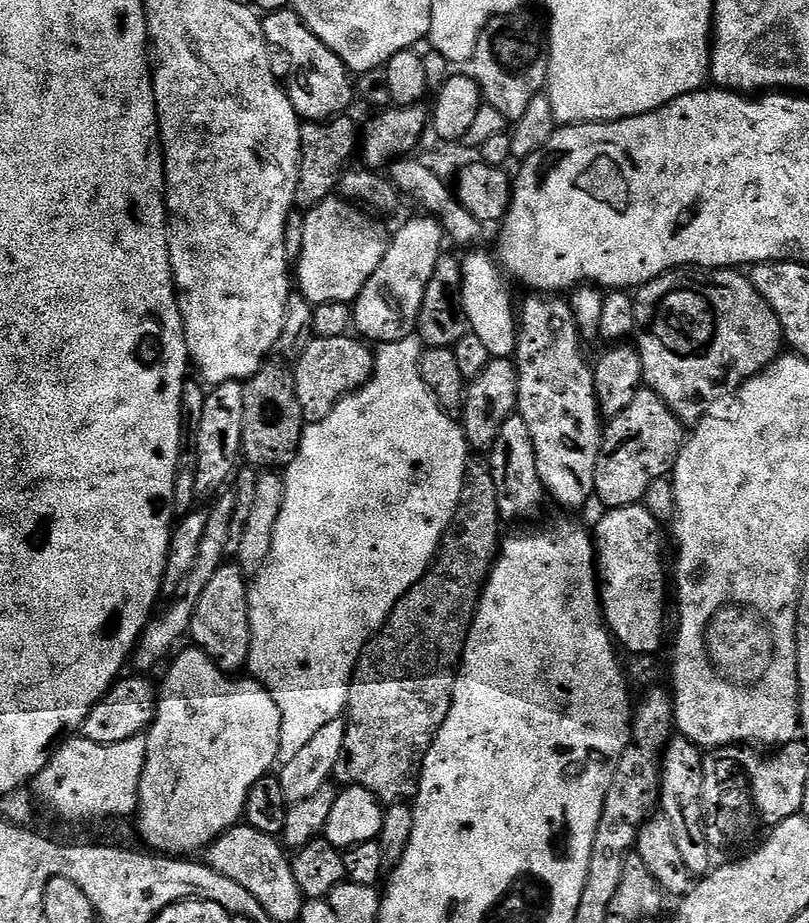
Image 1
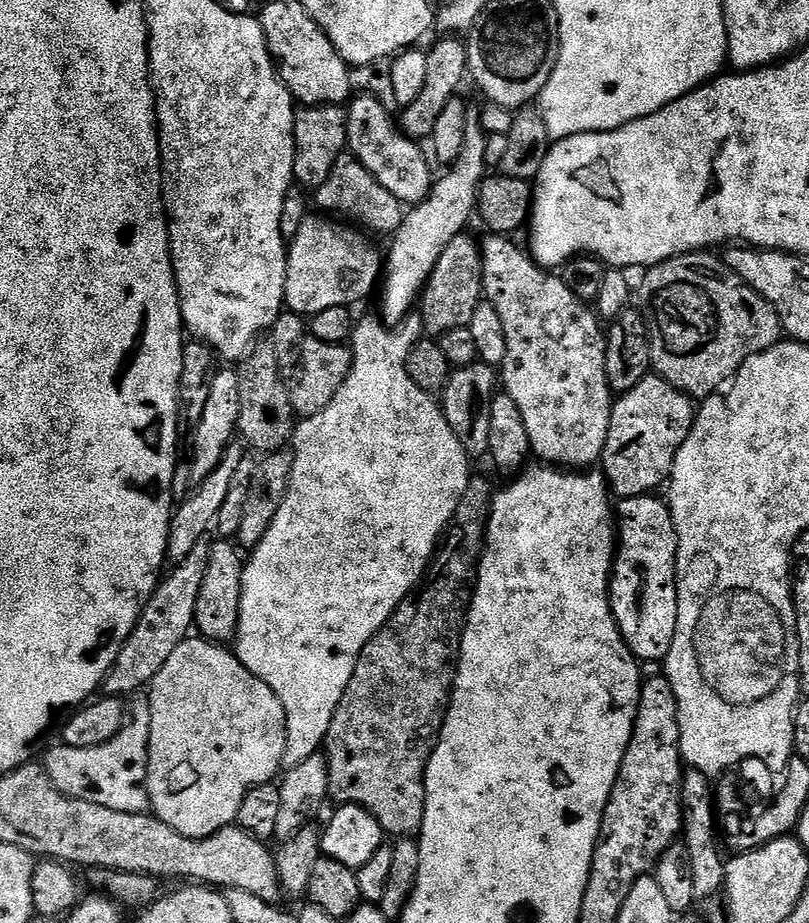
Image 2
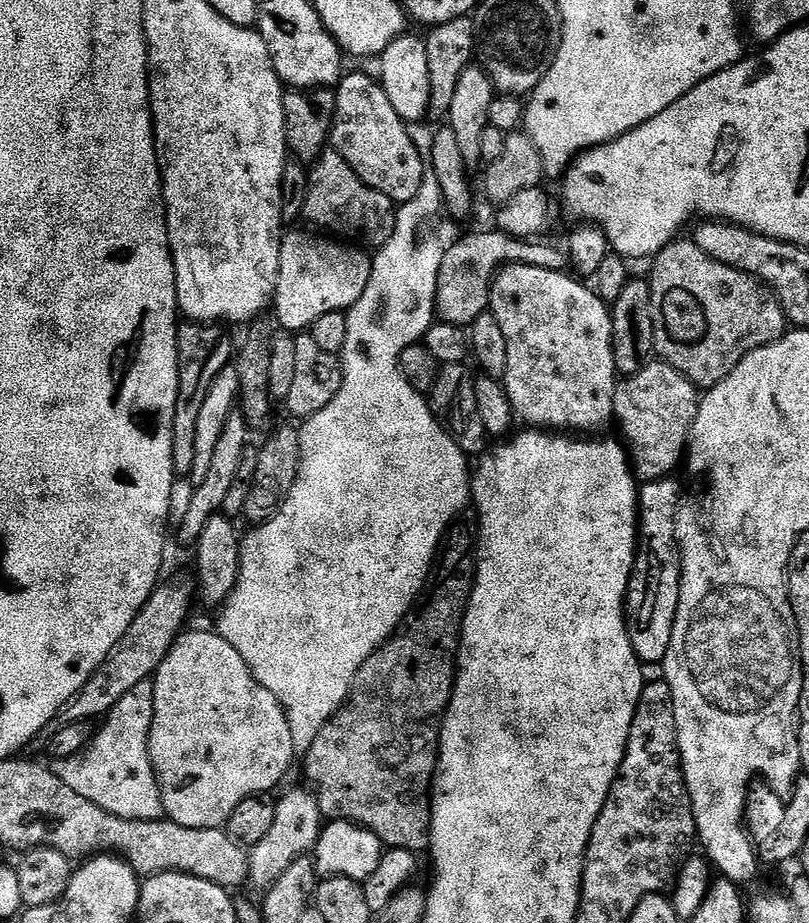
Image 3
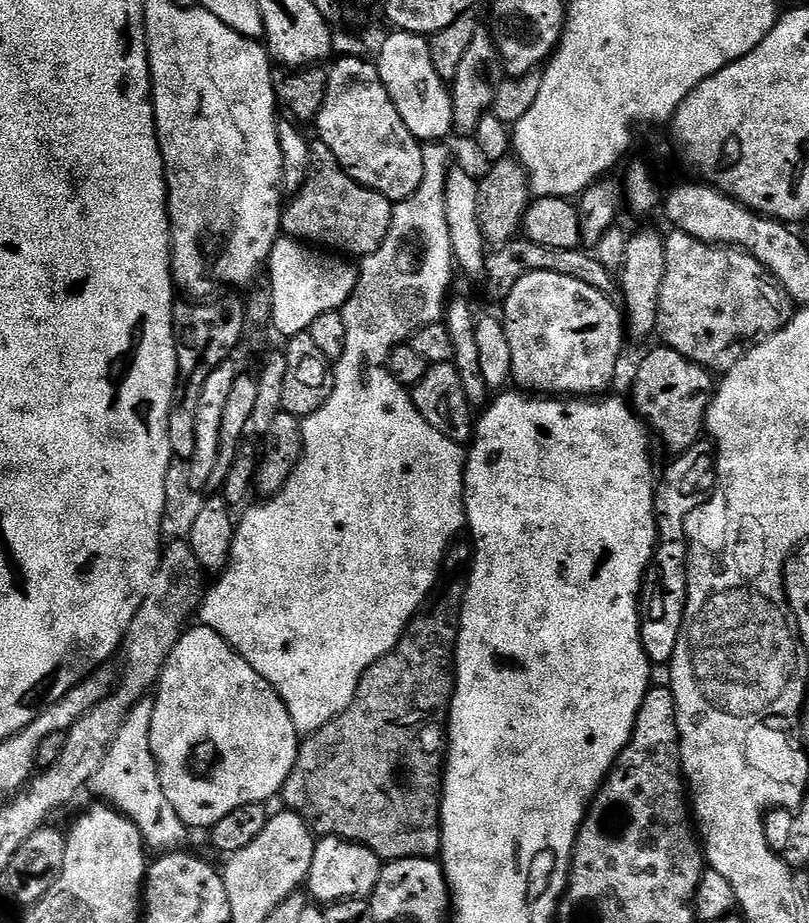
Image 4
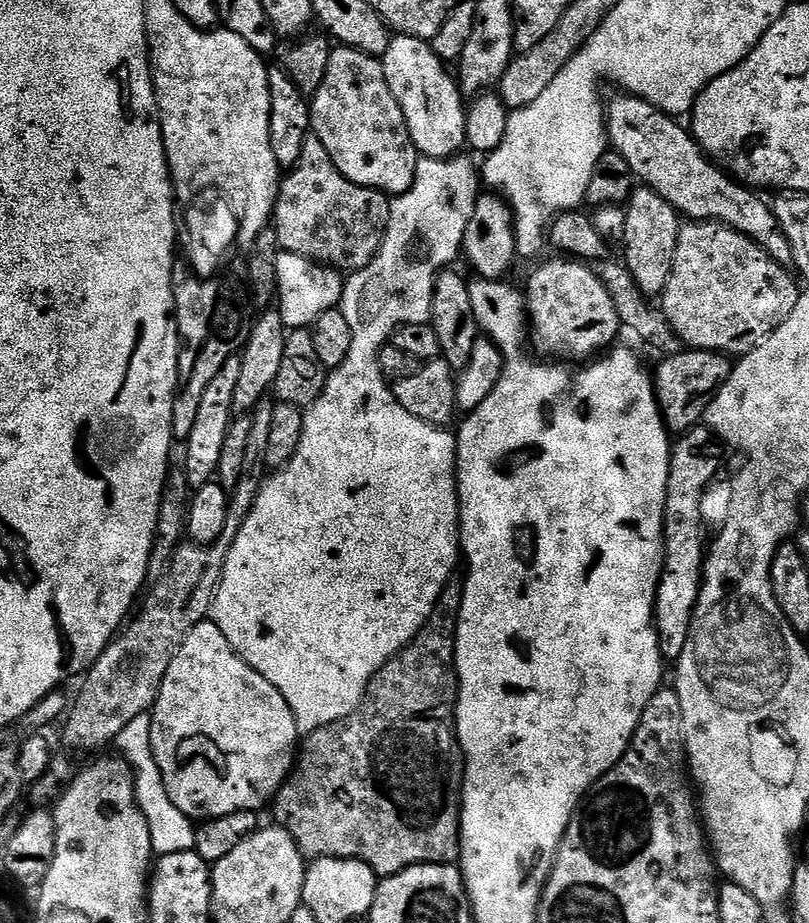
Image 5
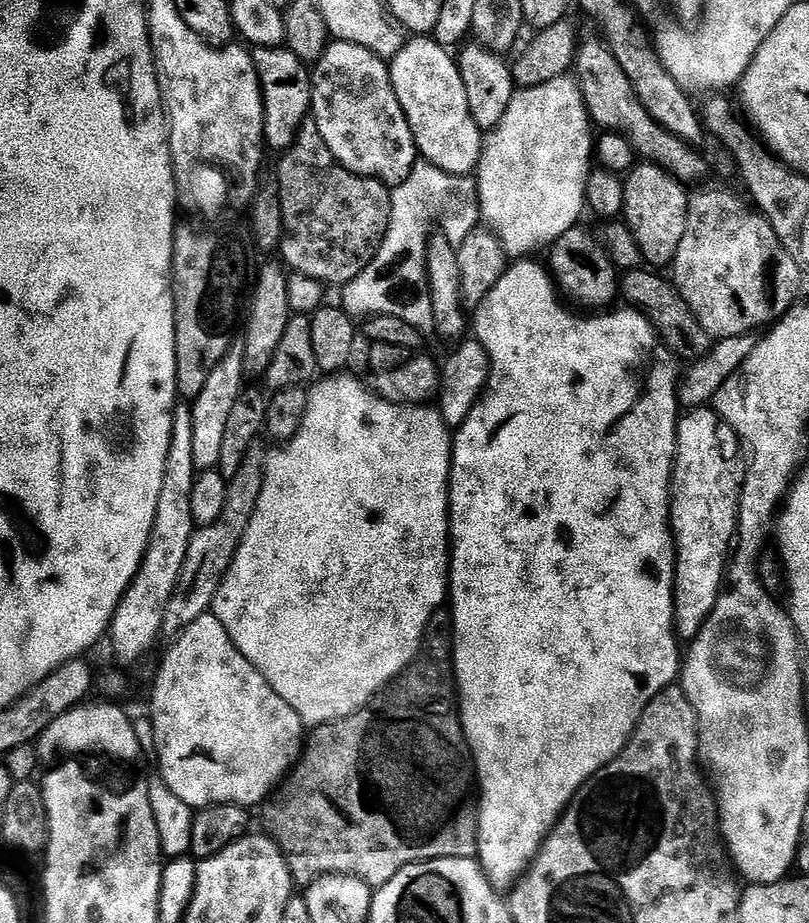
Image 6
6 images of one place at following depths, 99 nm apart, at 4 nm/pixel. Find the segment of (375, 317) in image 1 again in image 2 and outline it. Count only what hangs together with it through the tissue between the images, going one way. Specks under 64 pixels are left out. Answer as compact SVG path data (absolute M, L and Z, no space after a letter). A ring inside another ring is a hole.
M469 115L466 122L466 138L462 138L462 150L458 154L456 161L445 171L448 173L441 180L439 177L433 183L430 194L421 204L411 205L405 211L402 226L391 237L392 249L389 250L388 256L386 252L386 263L382 268L382 283L378 288L378 296L380 292L380 312L378 311L378 316L385 324L399 326L409 316L413 315L420 294L424 291L426 282L430 278L438 258L442 258L442 250L446 250L446 246L450 246L450 242L454 238L465 235L467 228L464 227L467 226L468 219L474 216L474 213L477 211L480 187L484 185L484 181L490 172L486 162L486 142L488 137L488 133L482 130L479 115Z

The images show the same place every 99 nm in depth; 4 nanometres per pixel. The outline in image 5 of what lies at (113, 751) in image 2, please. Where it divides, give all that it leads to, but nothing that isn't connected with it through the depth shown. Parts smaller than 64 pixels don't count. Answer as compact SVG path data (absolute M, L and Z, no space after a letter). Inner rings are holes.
M148 712L138 714L122 730L122 734L114 742L115 747L120 747L119 755L132 769L132 778L136 782L136 801L140 803L140 809L150 826L150 838L152 839L152 851L157 857L166 854L182 854L191 852L196 847L197 825L174 802L170 802L170 794L166 794L166 782L162 782L162 770L158 770L158 762L154 758L154 750L150 742L150 726L152 717Z

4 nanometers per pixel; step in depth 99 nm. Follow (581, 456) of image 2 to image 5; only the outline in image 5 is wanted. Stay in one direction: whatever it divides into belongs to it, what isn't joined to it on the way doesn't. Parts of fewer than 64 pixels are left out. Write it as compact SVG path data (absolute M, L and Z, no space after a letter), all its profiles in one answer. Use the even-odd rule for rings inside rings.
M576 258L556 259L560 260L548 260L541 268L534 269L528 280L526 324L530 329L530 344L544 355L541 357L584 362L595 357L592 356L595 352L603 353L617 343L616 335L622 332L618 310L614 310L606 286L602 286L587 263Z

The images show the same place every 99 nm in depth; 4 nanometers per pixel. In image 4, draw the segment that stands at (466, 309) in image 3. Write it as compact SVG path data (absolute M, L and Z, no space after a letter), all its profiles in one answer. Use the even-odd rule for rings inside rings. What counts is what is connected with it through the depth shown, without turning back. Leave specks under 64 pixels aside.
M513 238L507 244L499 245L498 250L487 257L486 277L488 276L488 292L496 299L503 302L514 290L514 282L531 272L549 272L550 274L566 274L566 278L578 278L578 282L586 282L586 286L594 286L598 294L615 297L618 292L617 277L591 251L583 247L570 250L554 250L550 246L538 246L538 242L530 242L526 238Z

